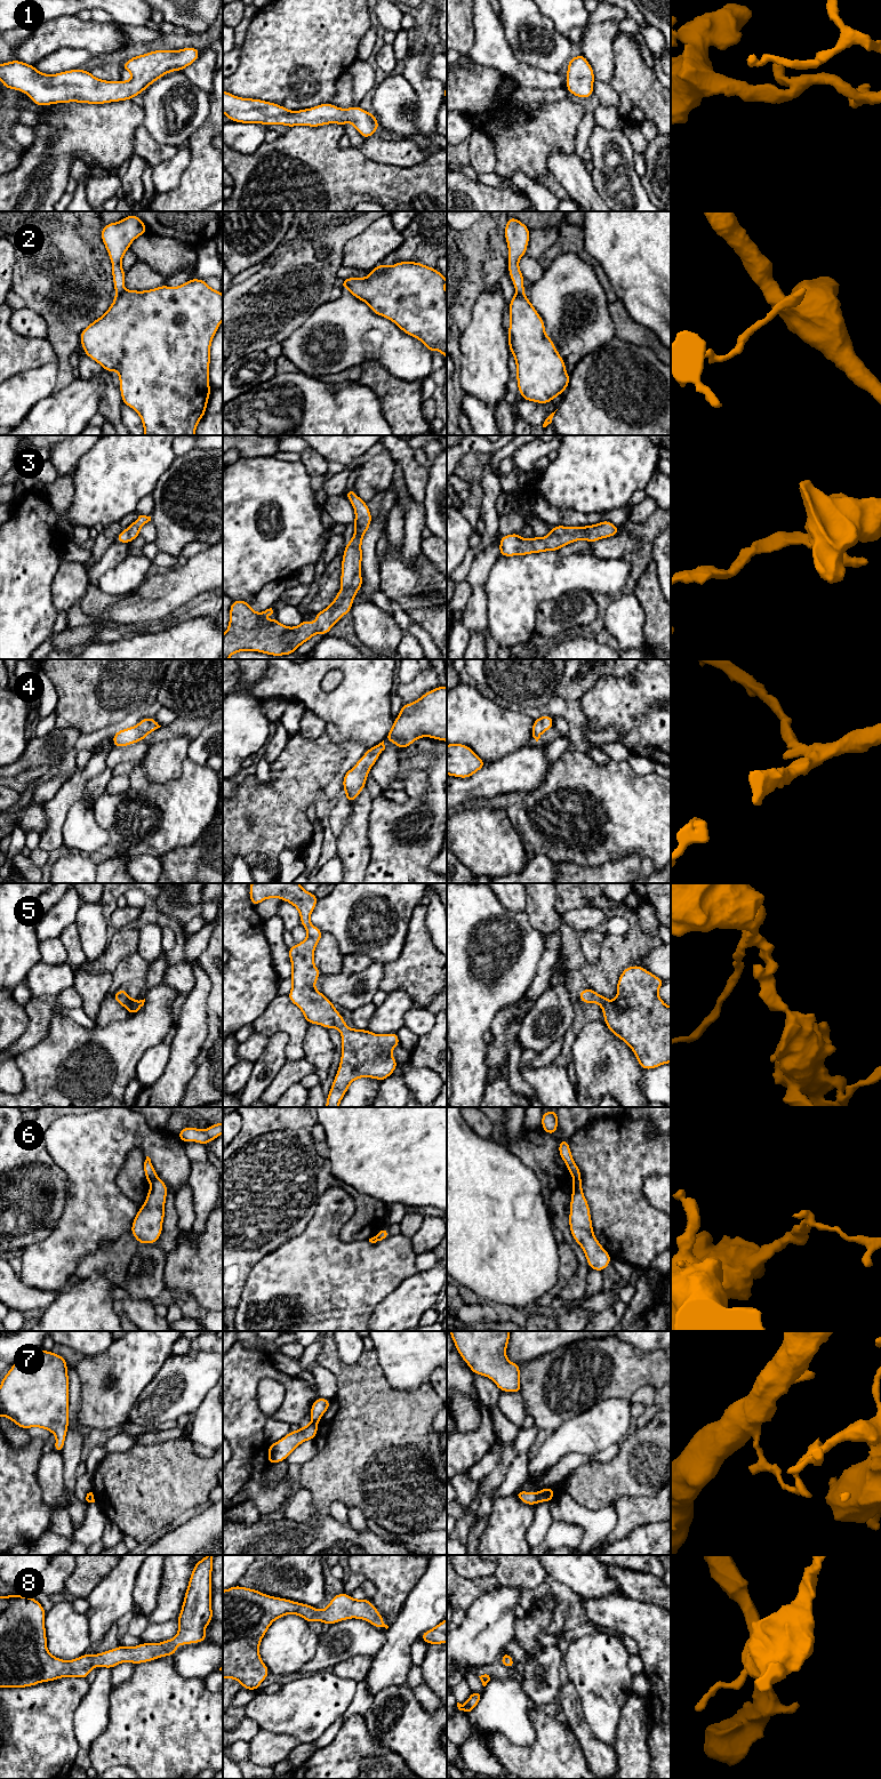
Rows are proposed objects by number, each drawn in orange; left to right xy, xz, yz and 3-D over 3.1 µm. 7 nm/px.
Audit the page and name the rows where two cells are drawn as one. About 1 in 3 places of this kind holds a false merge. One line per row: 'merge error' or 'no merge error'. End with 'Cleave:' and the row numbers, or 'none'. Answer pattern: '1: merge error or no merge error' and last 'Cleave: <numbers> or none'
1: no merge error
2: merge error
3: no merge error
4: no merge error
5: no merge error
6: merge error
7: merge error
8: no merge error
Cleave: 2, 6, 7

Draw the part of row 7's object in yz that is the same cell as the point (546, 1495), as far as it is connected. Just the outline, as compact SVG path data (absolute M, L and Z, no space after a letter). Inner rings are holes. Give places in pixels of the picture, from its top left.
M552 1486L551 1488L543 1488L538 1492L539 1501L550 1502L553 1498L554 1498L554 1489Z

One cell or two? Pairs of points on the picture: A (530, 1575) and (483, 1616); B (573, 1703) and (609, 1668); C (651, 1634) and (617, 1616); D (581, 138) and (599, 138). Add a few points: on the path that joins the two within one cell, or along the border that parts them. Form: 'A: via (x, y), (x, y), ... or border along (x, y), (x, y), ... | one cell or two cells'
A: border along (521, 1589), (496, 1587), (489, 1592) | two cells
B: border along (569, 1680), (577, 1693), (583, 1717), (586, 1721) | two cells
C: via (643, 1626), (637, 1619), (625, 1616) | one cell
D: border along (595, 122), (587, 146) | two cells

